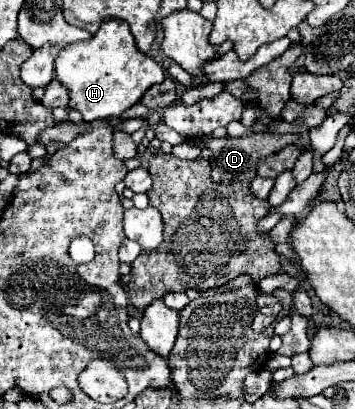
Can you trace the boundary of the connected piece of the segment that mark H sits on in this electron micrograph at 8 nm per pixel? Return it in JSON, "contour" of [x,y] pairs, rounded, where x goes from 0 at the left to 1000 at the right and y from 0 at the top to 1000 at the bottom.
{"contour":[[[335,46],[290,51],[251,100],[177,115],[155,144],[155,183],[194,227],[194,267],[217,267],[245,301],[341,286],[363,262],[392,252],[425,208],[465,193],[454,159],[386,120],[363,61]]]}

